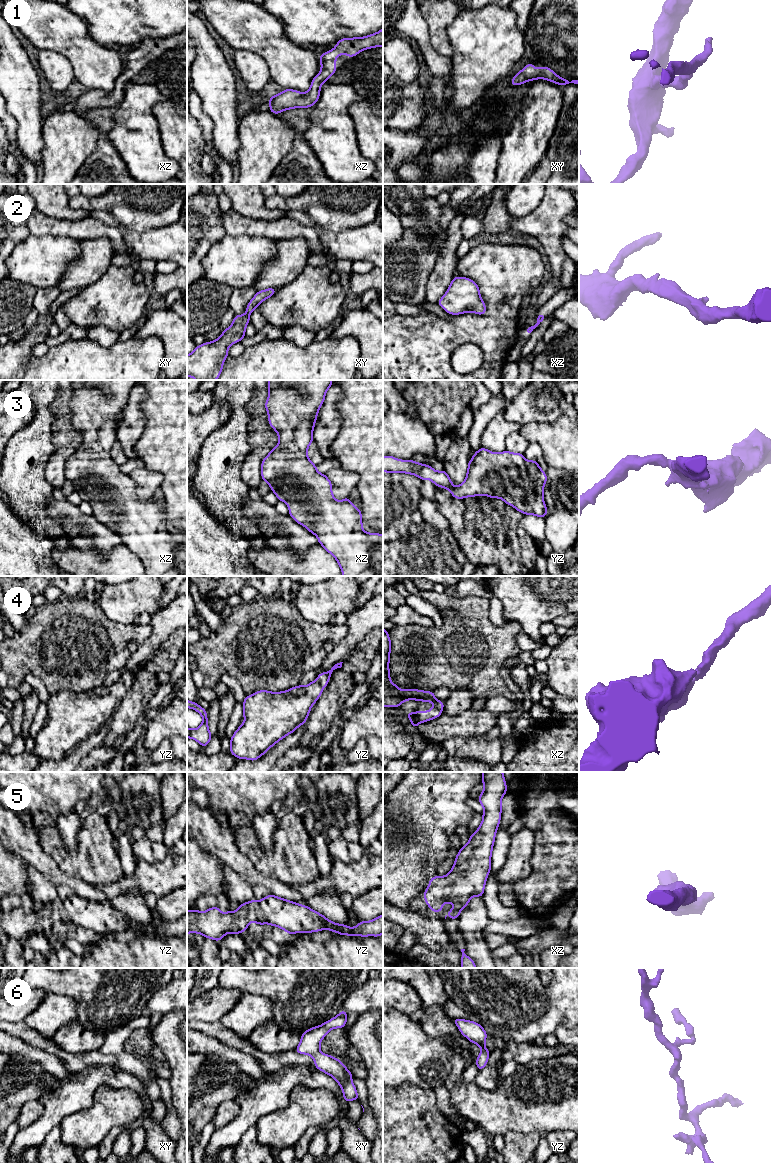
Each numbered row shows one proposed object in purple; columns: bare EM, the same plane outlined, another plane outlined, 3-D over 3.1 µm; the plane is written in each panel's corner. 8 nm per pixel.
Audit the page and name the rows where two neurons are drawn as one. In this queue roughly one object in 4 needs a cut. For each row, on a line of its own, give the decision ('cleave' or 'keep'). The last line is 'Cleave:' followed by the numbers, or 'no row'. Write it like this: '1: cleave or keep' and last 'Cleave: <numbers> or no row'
1: keep
2: keep
3: keep
4: keep
5: keep
6: keep
Cleave: no row

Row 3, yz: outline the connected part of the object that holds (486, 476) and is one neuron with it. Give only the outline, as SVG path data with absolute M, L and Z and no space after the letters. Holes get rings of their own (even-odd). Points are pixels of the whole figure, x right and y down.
M481 447L468 461L466 478L457 487L453 486L445 470L435 471L431 466L411 459L385 456L383 472L413 474L422 481L429 479L437 487L448 489L455 499L486 495L501 498L522 514L542 518L548 514L543 498L547 475L537 460L528 461L520 453L507 450L494 453Z

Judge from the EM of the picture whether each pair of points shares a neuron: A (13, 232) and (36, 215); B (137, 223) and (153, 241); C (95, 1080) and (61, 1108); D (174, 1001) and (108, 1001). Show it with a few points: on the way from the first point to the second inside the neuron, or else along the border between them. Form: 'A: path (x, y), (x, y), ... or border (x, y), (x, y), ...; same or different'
A: border (26, 225), (31, 233); different
B: border (167, 225), (143, 231), (131, 231), (121, 228); different
C: path (87, 1082), (69, 1100); same
D: border (165, 985), (160, 987), (151, 996), (145, 1009); different

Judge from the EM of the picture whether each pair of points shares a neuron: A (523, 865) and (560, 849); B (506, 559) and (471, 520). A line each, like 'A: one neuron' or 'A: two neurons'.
A: two neurons
B: one neuron

